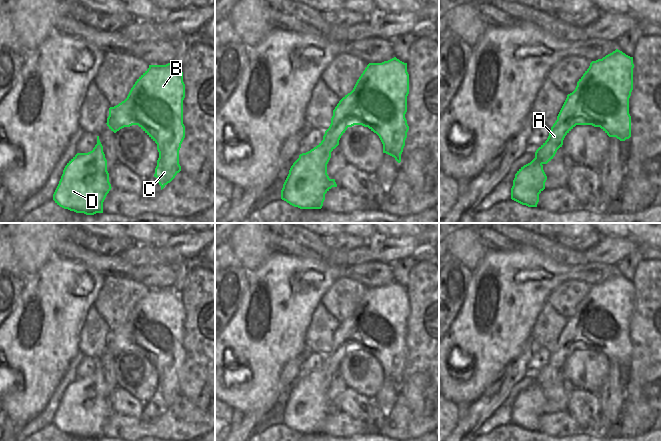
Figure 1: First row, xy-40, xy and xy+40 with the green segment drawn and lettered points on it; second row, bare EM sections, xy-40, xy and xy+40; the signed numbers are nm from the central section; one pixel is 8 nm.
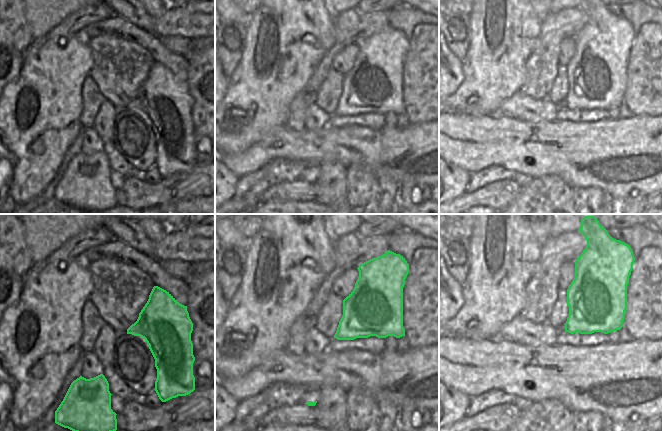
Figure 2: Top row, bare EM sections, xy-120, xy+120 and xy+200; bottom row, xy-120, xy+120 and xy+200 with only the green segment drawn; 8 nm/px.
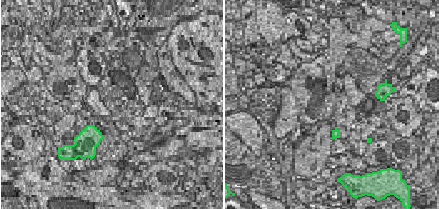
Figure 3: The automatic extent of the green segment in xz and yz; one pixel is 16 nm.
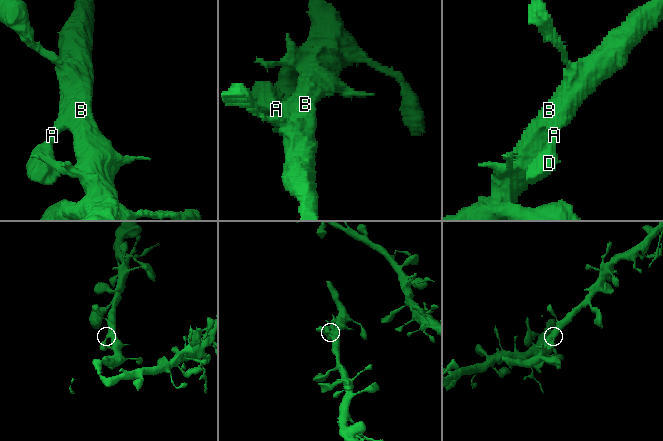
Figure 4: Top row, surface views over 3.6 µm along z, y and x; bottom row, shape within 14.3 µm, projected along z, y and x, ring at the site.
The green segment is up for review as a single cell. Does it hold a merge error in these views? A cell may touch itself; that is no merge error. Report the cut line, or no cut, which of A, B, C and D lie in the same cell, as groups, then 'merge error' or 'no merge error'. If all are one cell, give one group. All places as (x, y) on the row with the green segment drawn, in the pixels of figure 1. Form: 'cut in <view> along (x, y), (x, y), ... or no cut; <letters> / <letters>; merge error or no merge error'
no cut; A B C D; no merge error

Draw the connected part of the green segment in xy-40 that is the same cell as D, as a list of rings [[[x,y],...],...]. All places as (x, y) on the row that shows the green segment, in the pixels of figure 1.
[[[97,136],[97,144],[88,153],[77,153],[65,166],[59,184],[53,194],[53,200],[64,209],[86,215],[103,213],[103,202],[111,190],[107,160],[103,146]]]

